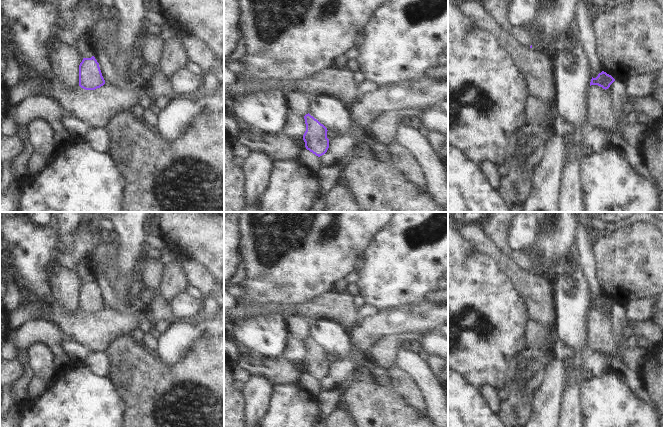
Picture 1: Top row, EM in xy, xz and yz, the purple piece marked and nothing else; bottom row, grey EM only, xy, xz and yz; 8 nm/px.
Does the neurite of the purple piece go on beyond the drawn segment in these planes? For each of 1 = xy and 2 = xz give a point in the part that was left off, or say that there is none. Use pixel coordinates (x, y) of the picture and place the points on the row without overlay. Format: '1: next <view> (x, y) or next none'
1: next none
2: next none

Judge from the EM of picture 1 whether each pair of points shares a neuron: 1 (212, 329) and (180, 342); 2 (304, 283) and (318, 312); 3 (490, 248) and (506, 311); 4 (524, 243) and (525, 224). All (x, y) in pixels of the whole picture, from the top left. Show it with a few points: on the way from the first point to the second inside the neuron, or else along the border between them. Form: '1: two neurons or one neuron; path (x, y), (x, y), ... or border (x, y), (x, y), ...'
1: one neuron; path (204, 328), (188, 334)
2: two neurons; border (330, 289), (311, 299), (299, 303), (289, 303)
3: two neurons; border (474, 246), (477, 250), (488, 255), (508, 278)
4: one neuron; path (524, 238), (524, 229)

